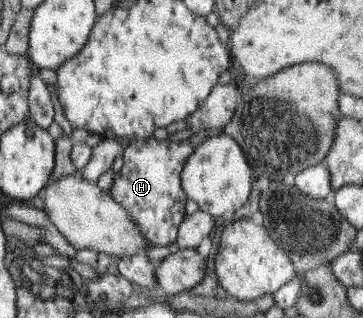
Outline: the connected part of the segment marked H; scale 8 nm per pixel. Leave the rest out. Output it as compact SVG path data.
M154 137L135 139L125 147L123 151L123 166L114 177L114 185L108 192L120 206L124 207L130 217L136 222L138 230L151 241L152 246L163 246L176 241L178 225L184 219L184 205L186 205L186 193L182 185L182 171L188 157L195 151L189 140L185 142L172 142L169 139L156 140Z

